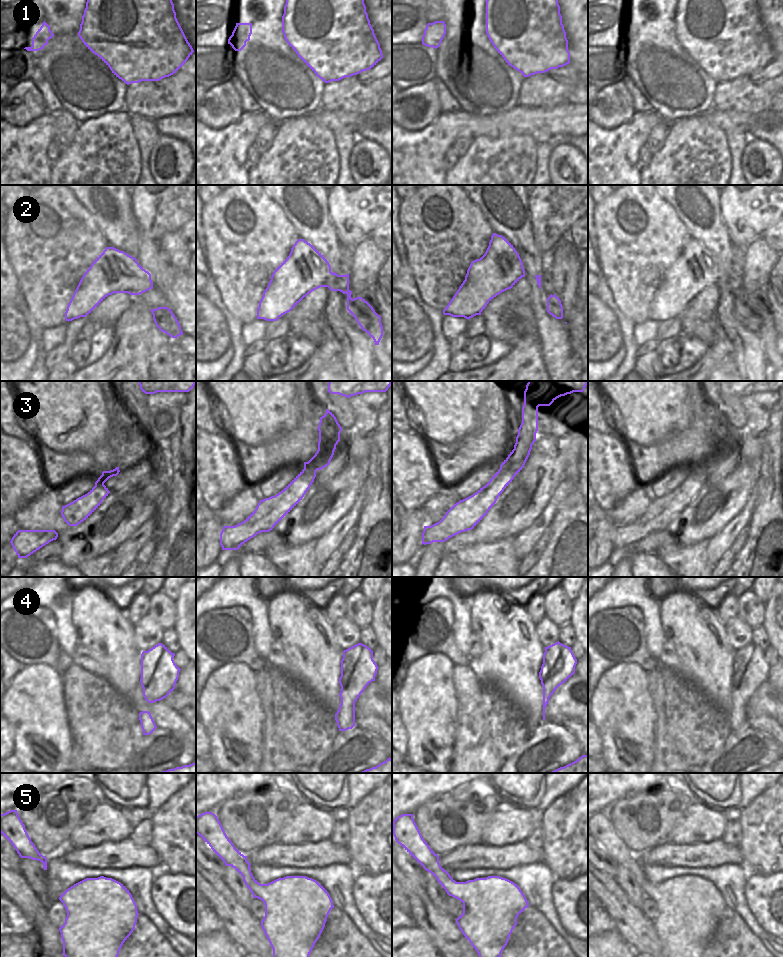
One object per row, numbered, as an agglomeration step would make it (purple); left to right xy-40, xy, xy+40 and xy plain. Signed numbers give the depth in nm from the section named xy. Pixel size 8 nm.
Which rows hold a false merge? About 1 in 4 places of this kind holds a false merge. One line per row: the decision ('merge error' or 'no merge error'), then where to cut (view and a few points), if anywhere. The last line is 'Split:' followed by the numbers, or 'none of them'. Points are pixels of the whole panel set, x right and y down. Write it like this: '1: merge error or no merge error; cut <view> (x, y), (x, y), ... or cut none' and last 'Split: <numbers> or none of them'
1: no merge error; cut none
2: no merge error; cut none
3: no merge error; cut none
4: no merge error; cut none
5: no merge error; cut none
Split: none of them

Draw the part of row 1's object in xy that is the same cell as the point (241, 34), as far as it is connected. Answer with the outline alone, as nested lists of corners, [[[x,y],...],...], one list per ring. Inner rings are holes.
[[[236,23],[232,35],[228,39],[228,44],[235,51],[241,51],[246,46],[246,42],[250,40],[251,34],[252,23]]]

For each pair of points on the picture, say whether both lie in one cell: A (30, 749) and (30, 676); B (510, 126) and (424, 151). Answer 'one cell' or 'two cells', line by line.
A: one cell
B: one cell

